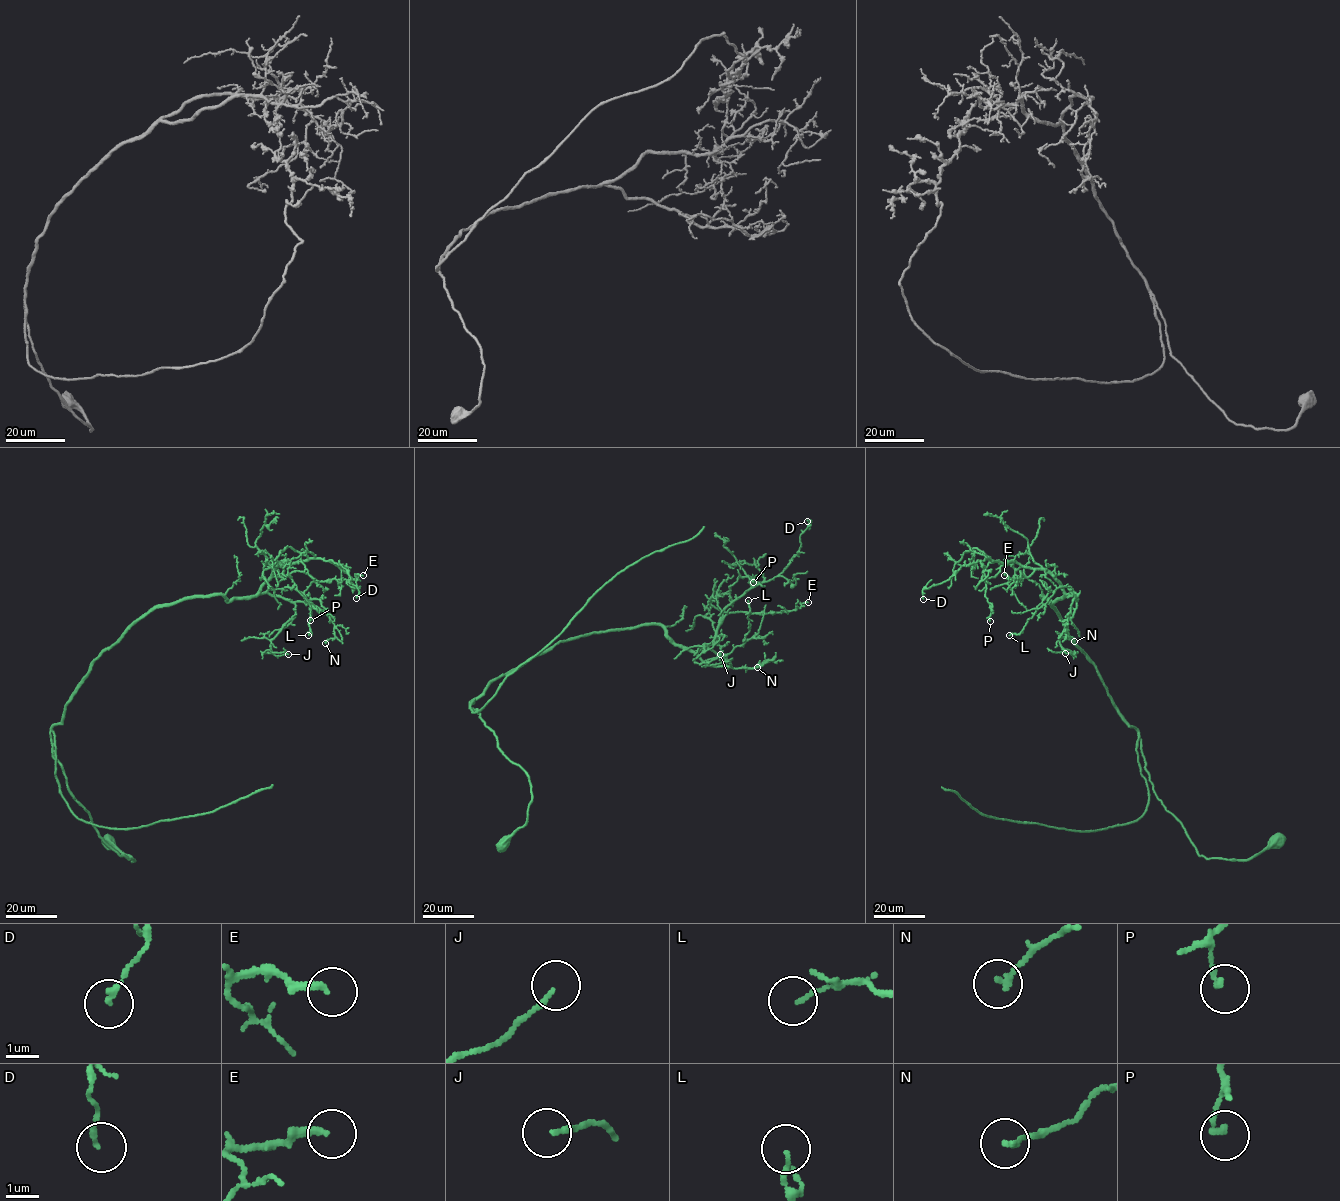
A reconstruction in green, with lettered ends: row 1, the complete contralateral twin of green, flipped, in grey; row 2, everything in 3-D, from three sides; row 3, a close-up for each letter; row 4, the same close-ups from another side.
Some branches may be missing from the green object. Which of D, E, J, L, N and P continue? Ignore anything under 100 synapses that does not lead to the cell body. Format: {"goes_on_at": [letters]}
{"goes_on_at": []}

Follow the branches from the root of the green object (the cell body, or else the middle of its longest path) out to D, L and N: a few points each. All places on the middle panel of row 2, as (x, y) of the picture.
D: (503, 844), (529, 777), (470, 701), (594, 632), (660, 625), (702, 650), (807, 521)
L: (503, 844), (526, 822), (529, 777), (470, 701), (594, 632), (660, 625), (722, 657), (749, 631), (748, 600)
N: (503, 844), (529, 777), (470, 707), (500, 675), (648, 625), (757, 667)

